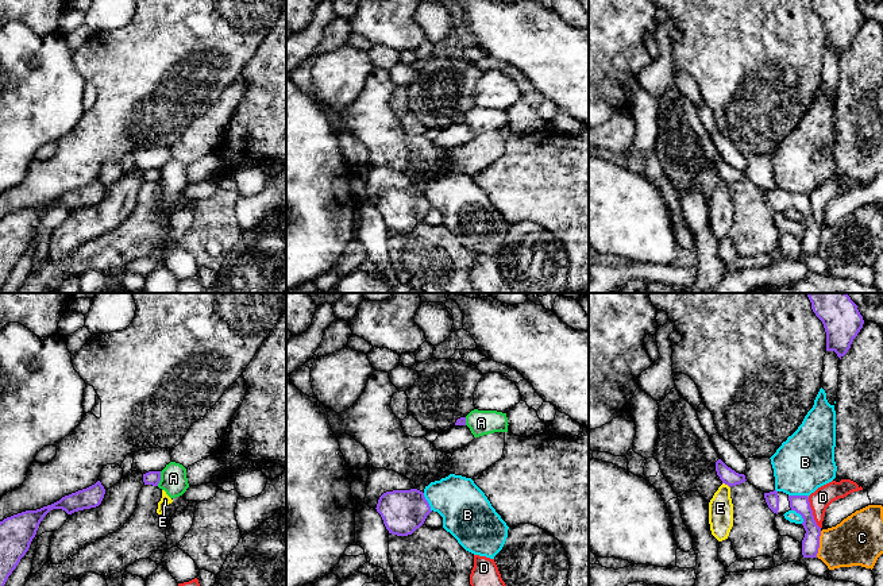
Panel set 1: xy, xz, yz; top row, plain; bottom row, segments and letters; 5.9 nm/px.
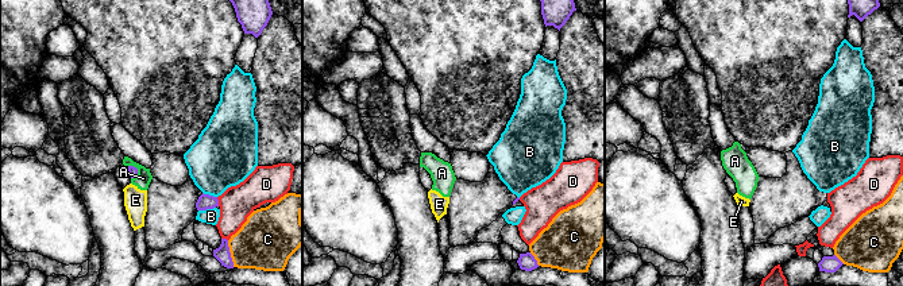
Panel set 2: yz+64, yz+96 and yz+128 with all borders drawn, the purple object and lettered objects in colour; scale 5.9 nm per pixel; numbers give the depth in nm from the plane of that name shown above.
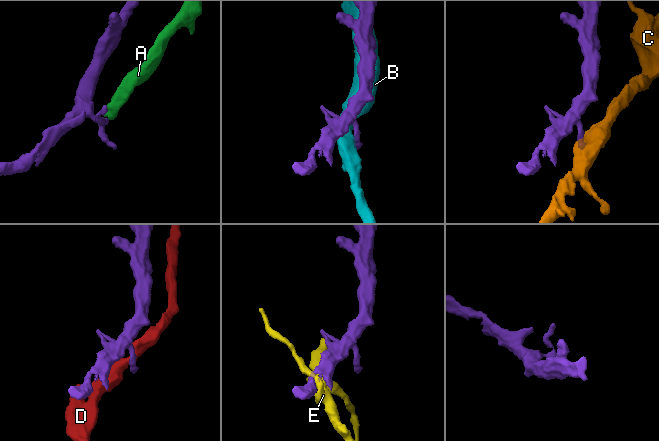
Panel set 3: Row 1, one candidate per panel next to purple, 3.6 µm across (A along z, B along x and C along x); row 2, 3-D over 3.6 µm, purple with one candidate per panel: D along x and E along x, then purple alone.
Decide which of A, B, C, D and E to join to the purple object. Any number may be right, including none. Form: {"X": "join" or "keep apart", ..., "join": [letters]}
{"A": "keep apart", "B": "keep apart", "C": "keep apart", "D": "keep apart", "E": "keep apart", "join": []}

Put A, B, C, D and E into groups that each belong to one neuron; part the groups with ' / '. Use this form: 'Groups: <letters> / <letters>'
Groups: A E / B / C / D

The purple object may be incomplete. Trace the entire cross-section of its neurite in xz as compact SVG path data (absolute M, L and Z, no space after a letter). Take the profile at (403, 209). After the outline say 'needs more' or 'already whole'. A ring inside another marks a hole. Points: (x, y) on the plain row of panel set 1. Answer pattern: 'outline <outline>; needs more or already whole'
outline M417 186L386 189L375 207L389 231L397 234L412 232L432 209L424 190Z; already whole

